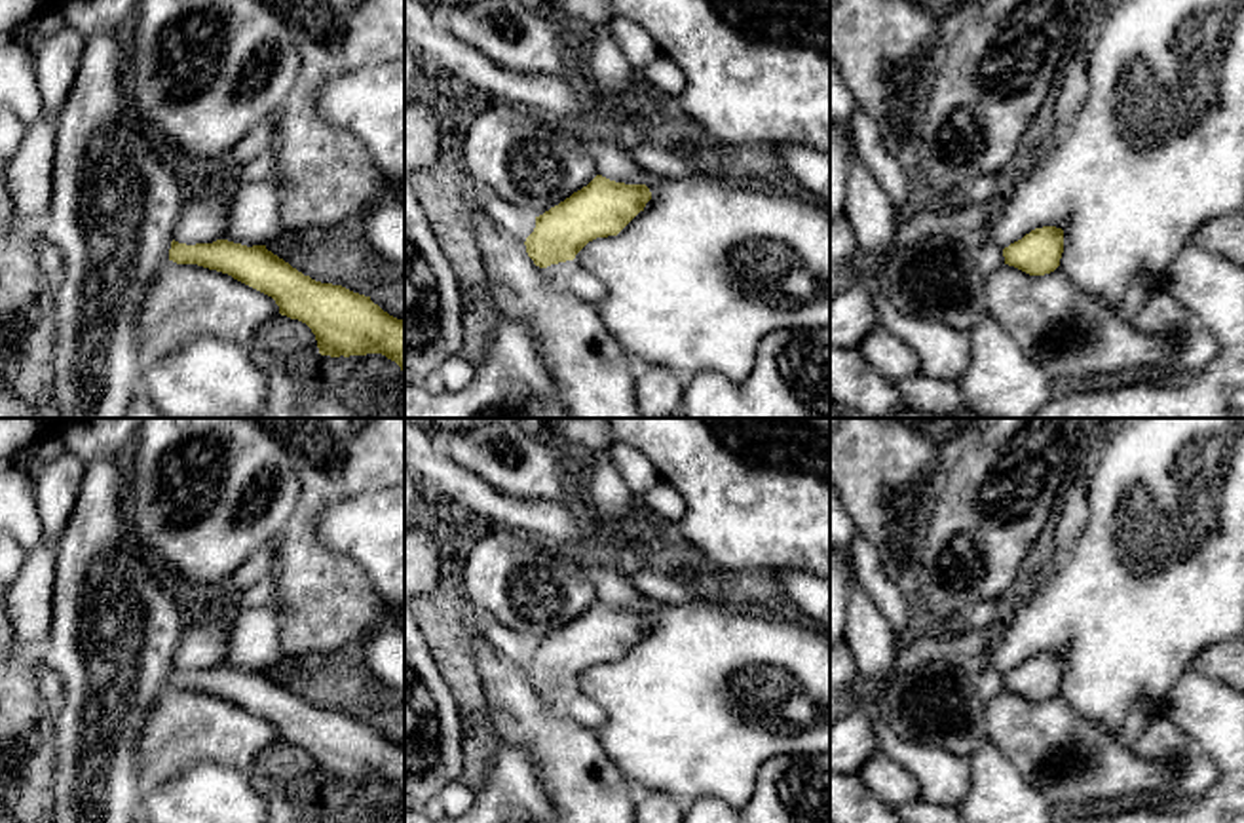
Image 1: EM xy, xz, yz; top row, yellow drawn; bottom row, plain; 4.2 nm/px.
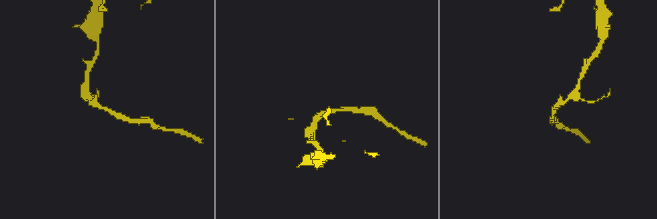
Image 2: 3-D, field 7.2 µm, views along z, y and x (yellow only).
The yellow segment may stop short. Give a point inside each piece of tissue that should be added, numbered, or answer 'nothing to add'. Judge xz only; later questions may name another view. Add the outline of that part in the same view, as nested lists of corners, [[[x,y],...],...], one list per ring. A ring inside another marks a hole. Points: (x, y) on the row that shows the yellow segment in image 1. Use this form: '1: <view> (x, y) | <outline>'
nothing to add

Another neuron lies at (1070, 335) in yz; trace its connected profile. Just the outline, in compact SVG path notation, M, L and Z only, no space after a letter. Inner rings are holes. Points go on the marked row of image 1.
M1003 264L984 278L990 314L1060 388L1094 374L1172 369L1172 338L1185 329L1143 333L1098 298L1077 289L1064 270L1029 276Z

